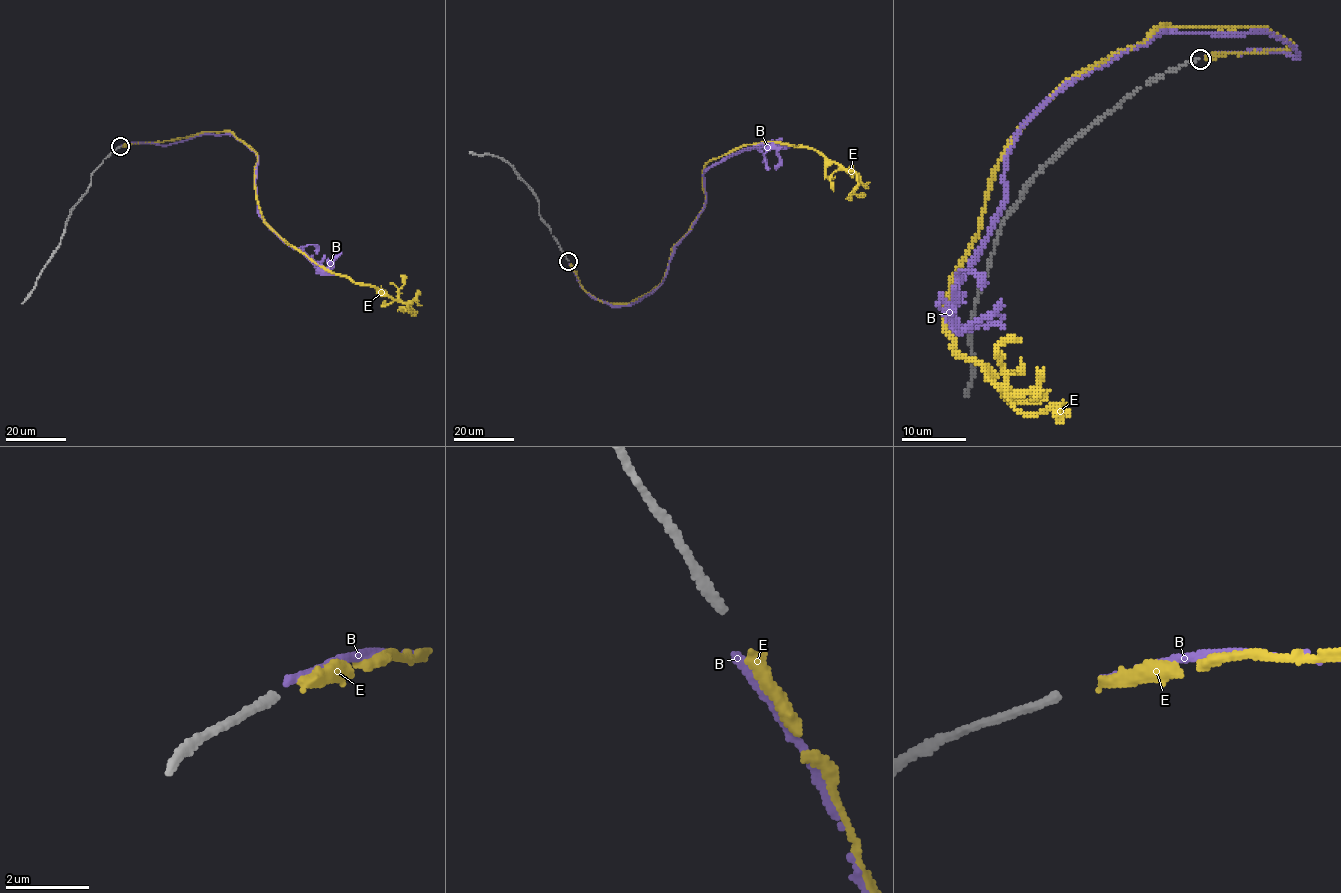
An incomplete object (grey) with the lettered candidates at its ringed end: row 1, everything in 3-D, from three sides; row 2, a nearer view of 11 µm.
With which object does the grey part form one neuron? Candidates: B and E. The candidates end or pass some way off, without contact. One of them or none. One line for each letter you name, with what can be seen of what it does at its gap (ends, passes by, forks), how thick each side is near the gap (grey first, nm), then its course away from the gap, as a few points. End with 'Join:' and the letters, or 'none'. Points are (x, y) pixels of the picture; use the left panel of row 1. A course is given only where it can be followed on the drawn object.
E: it ends; calibres 220 and 300 nm; course (122, 146), (229, 130), (256, 153), (254, 186), (262, 219), (316, 263), (376, 286), (404, 302), (414, 316)
Join: E

